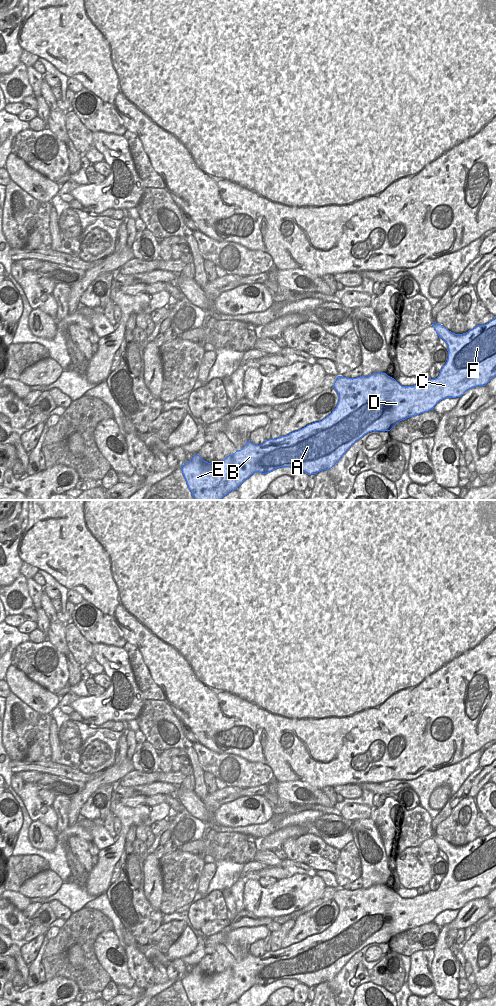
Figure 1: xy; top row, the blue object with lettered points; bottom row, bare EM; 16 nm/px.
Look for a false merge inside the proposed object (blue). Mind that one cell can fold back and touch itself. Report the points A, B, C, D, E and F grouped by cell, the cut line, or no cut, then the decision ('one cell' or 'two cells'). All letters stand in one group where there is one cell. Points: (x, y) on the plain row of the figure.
A B C D E F | no cut | one cell

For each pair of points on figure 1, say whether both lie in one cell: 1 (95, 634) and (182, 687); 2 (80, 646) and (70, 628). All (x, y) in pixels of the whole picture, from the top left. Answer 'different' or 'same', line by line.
1: different
2: same

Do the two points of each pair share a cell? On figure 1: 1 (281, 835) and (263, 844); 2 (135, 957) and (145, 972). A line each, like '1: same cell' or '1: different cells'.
1: same cell
2: same cell

